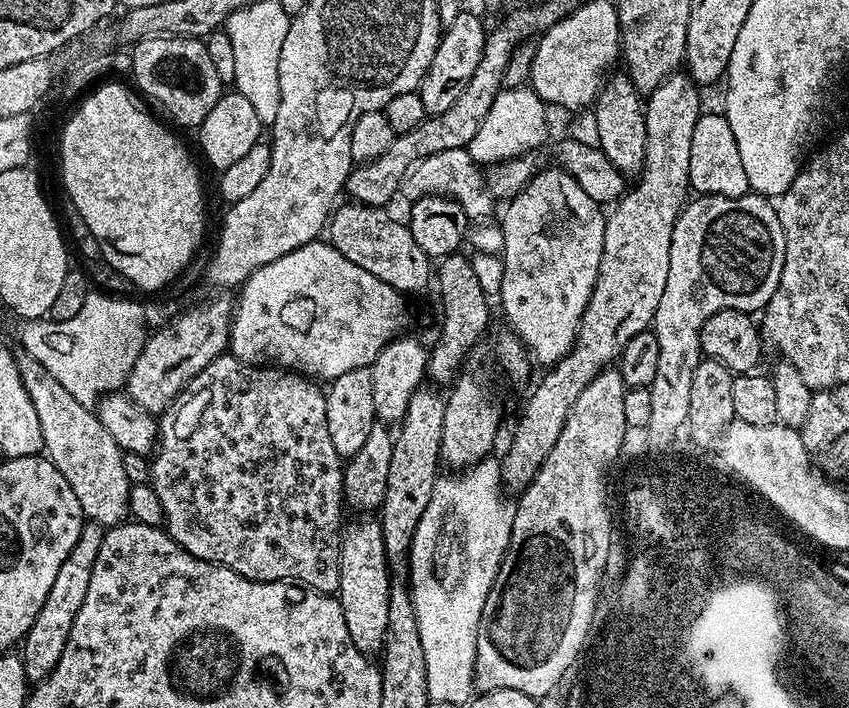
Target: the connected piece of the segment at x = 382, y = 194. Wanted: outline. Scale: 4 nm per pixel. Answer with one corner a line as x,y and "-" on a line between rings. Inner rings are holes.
450,106
437,116
425,115
421,124
416,124
413,128
408,128
405,132
401,131
390,142
390,150
378,158
369,162
369,164
356,164
352,173
348,176
346,192
355,203
369,204
375,208
384,208
390,202
395,192
400,191
402,178
422,158
430,154
442,154
442,150
458,150
467,148
470,138
478,134
478,126
482,126
482,118
476,114
468,112
458,112
455,106

